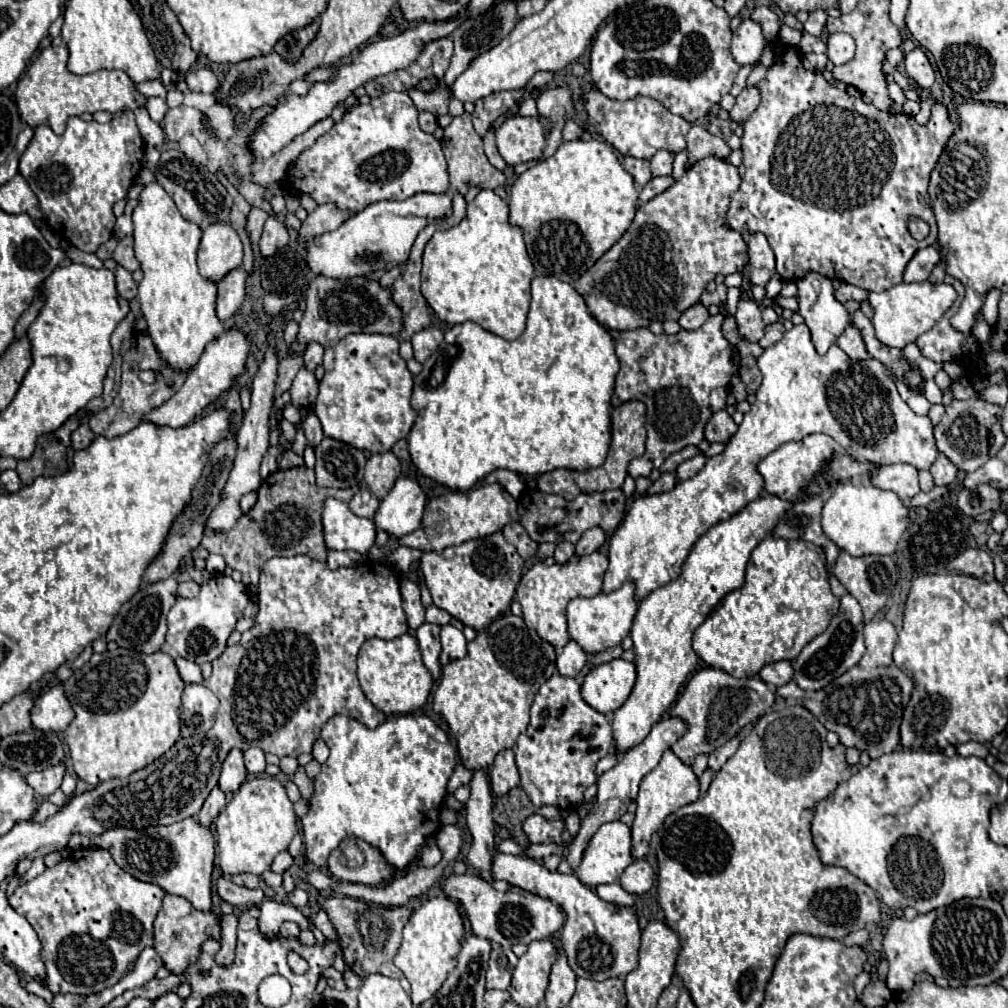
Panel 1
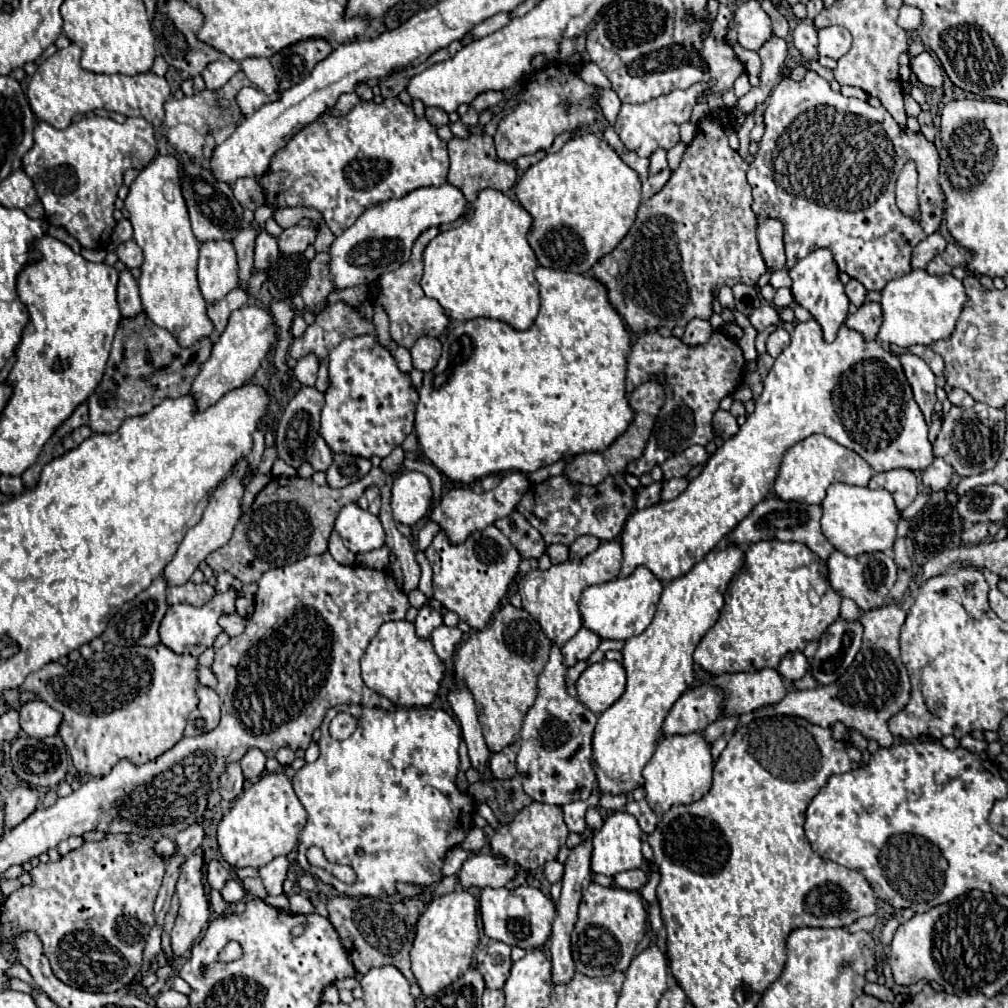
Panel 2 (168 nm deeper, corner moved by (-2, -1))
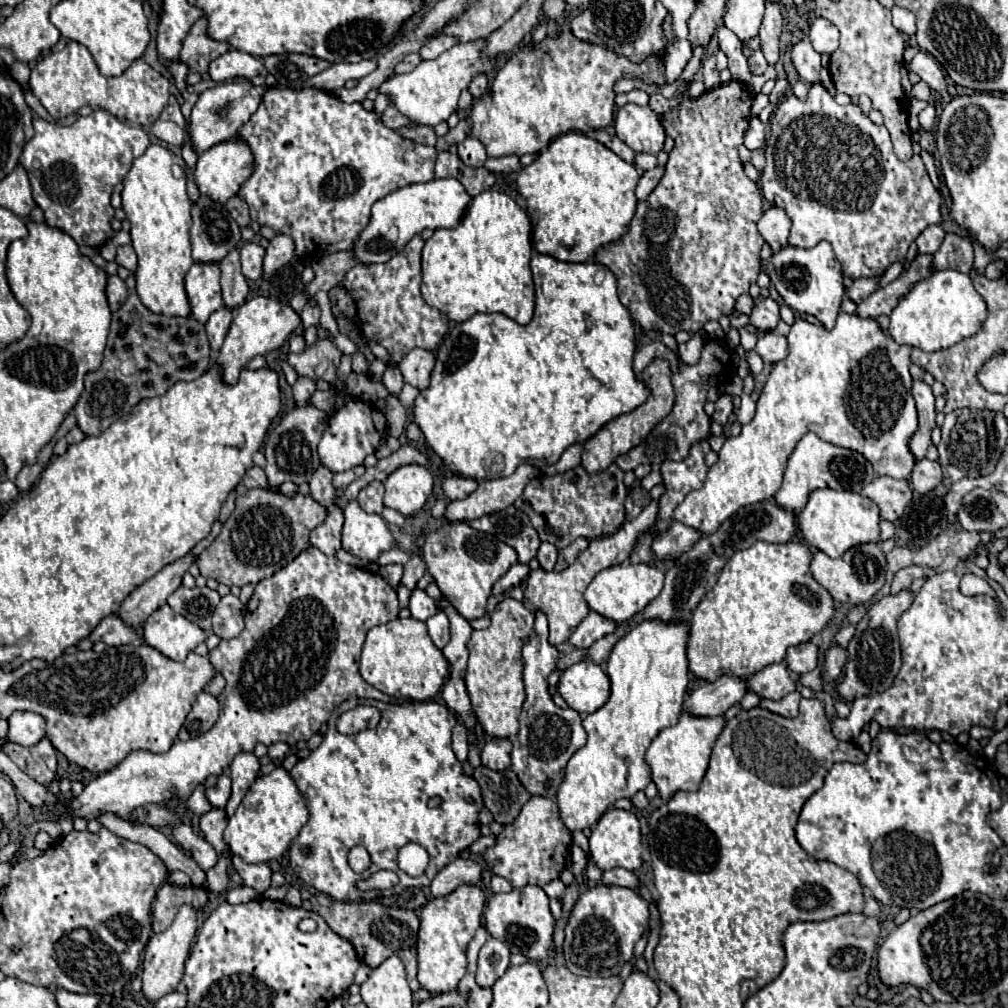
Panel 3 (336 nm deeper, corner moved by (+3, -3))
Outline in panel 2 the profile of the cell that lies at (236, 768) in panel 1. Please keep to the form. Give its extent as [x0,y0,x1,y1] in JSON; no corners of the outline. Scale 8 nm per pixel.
[220,763,244,801]

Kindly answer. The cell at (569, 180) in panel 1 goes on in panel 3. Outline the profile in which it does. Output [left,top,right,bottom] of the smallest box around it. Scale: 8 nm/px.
[517,133,639,263]

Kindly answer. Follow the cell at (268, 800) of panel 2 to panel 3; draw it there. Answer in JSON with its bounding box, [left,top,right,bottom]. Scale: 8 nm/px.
[223,767,309,863]

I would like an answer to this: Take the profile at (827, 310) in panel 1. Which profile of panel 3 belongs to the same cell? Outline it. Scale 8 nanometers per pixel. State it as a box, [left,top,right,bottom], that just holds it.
[769,241,845,329]

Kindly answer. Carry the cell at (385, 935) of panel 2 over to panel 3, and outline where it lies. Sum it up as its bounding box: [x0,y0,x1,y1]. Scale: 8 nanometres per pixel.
[309,893,419,991]

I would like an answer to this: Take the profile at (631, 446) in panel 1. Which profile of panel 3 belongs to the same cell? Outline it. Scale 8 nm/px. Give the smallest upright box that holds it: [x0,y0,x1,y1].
[581,359,673,473]

